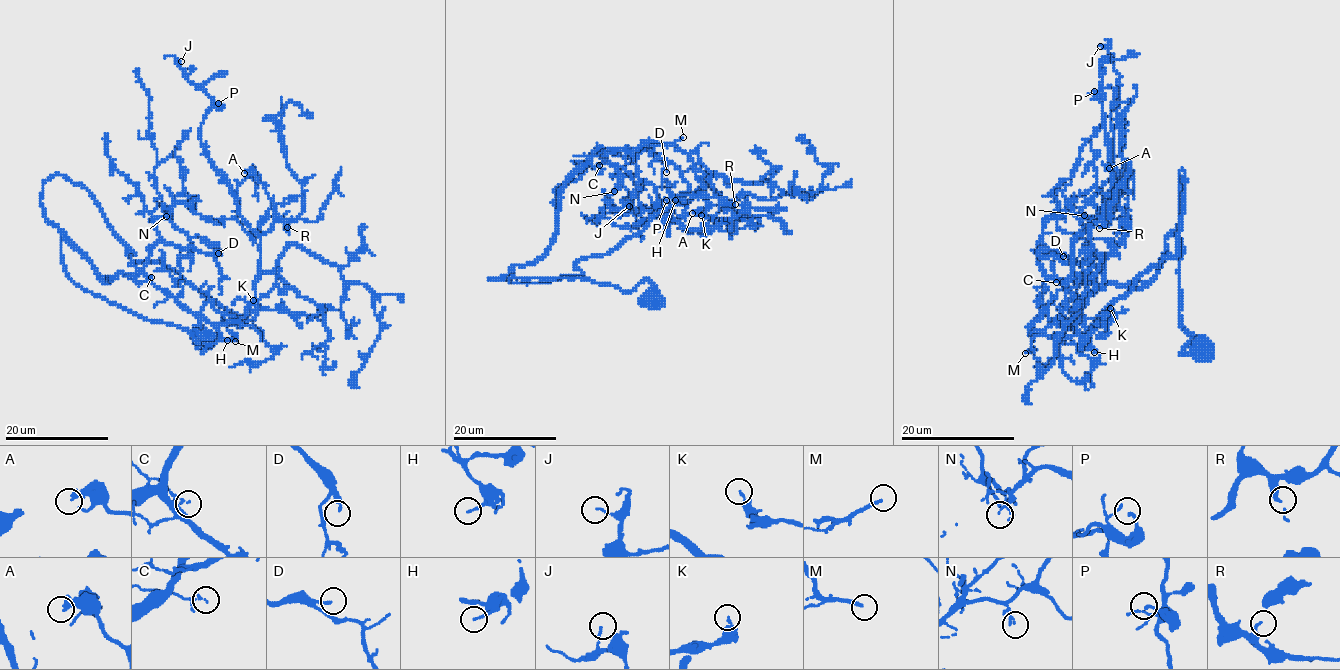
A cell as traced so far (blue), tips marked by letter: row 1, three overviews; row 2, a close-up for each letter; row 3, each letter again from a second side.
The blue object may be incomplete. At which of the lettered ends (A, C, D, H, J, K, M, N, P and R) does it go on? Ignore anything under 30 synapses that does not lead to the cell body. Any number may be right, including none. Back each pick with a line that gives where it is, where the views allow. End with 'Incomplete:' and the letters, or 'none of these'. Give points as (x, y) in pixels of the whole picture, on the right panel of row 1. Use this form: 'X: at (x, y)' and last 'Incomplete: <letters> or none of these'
D: at (1063, 256)
M: at (1025, 353)
Incomplete: D, M

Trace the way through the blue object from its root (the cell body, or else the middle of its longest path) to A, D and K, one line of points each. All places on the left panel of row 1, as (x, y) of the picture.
A: (207, 339), (83, 291), (61, 235), (100, 278), (143, 274), (238, 322), (275, 214), (244, 173)
D: (207, 339), (83, 291), (67, 273), (61, 235), (109, 279), (140, 271), (160, 240), (218, 253)
K: (207, 339), (83, 291), (61, 235), (100, 278), (143, 274), (210, 322), (238, 322), (258, 309), (253, 300)

